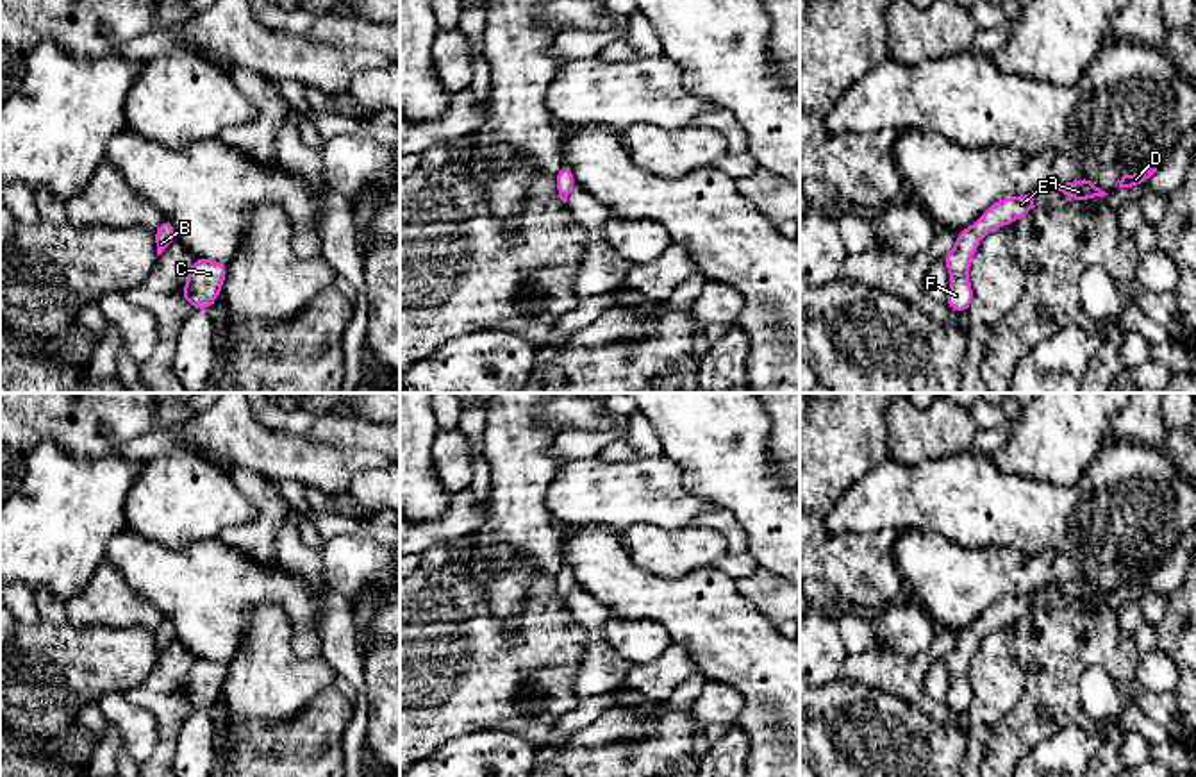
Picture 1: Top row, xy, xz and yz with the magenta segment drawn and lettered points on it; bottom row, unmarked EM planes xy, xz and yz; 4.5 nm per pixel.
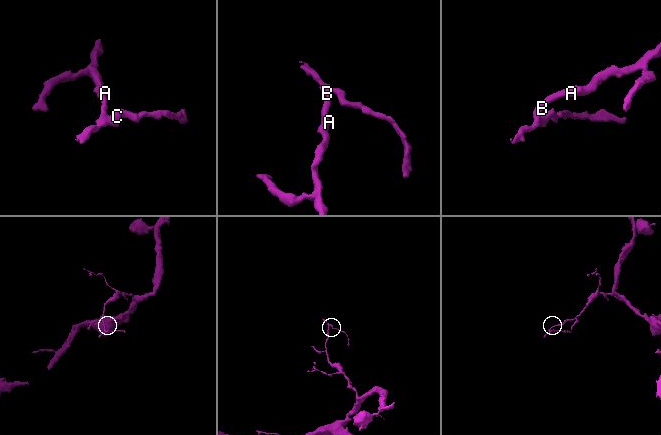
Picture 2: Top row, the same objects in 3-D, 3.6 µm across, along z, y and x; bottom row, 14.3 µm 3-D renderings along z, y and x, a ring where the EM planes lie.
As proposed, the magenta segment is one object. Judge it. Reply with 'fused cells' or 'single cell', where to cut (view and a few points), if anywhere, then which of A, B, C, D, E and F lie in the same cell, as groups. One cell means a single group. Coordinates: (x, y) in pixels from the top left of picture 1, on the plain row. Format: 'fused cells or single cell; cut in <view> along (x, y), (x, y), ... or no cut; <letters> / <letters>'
single cell; no cut; A B C D E F

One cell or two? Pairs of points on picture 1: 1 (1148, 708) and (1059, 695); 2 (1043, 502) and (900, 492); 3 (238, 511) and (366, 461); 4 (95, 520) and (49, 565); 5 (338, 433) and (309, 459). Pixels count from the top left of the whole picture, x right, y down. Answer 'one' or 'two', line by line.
1: two
2: one
3: two
4: one
5: two

